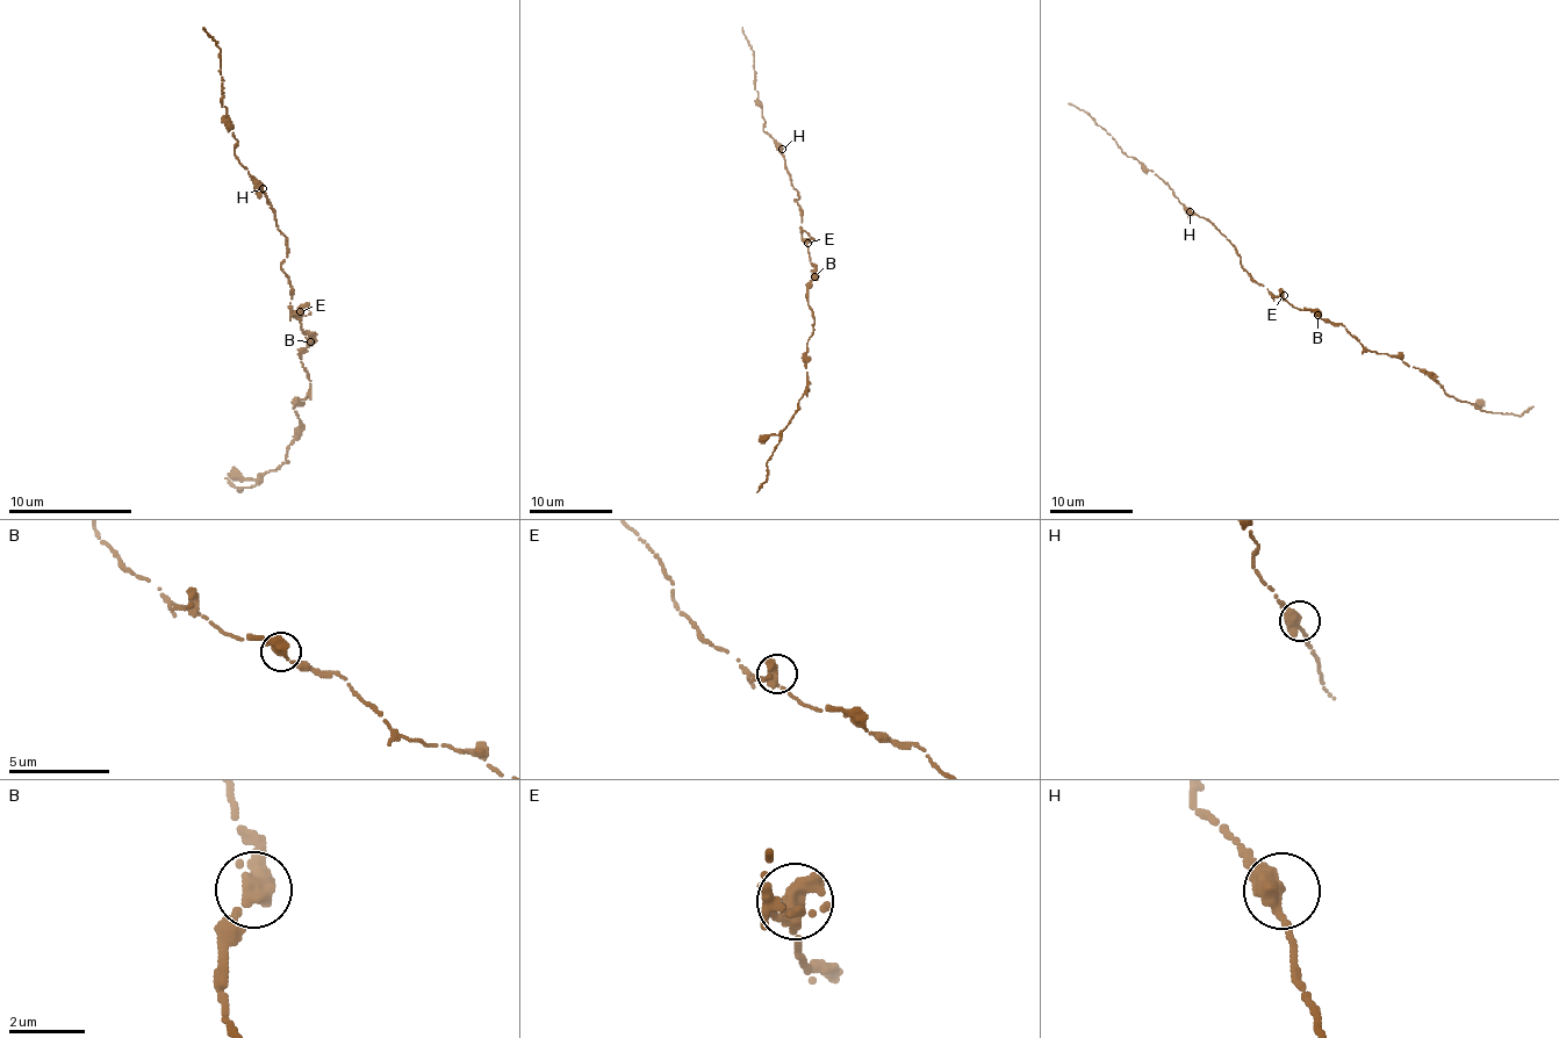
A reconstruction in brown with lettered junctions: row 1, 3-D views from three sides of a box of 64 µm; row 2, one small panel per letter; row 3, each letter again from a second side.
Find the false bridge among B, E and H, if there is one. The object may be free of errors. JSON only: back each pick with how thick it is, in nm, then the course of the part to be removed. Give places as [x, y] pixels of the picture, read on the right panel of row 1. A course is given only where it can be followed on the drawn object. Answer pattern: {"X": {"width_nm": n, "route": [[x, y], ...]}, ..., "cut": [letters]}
{"cut": []}

